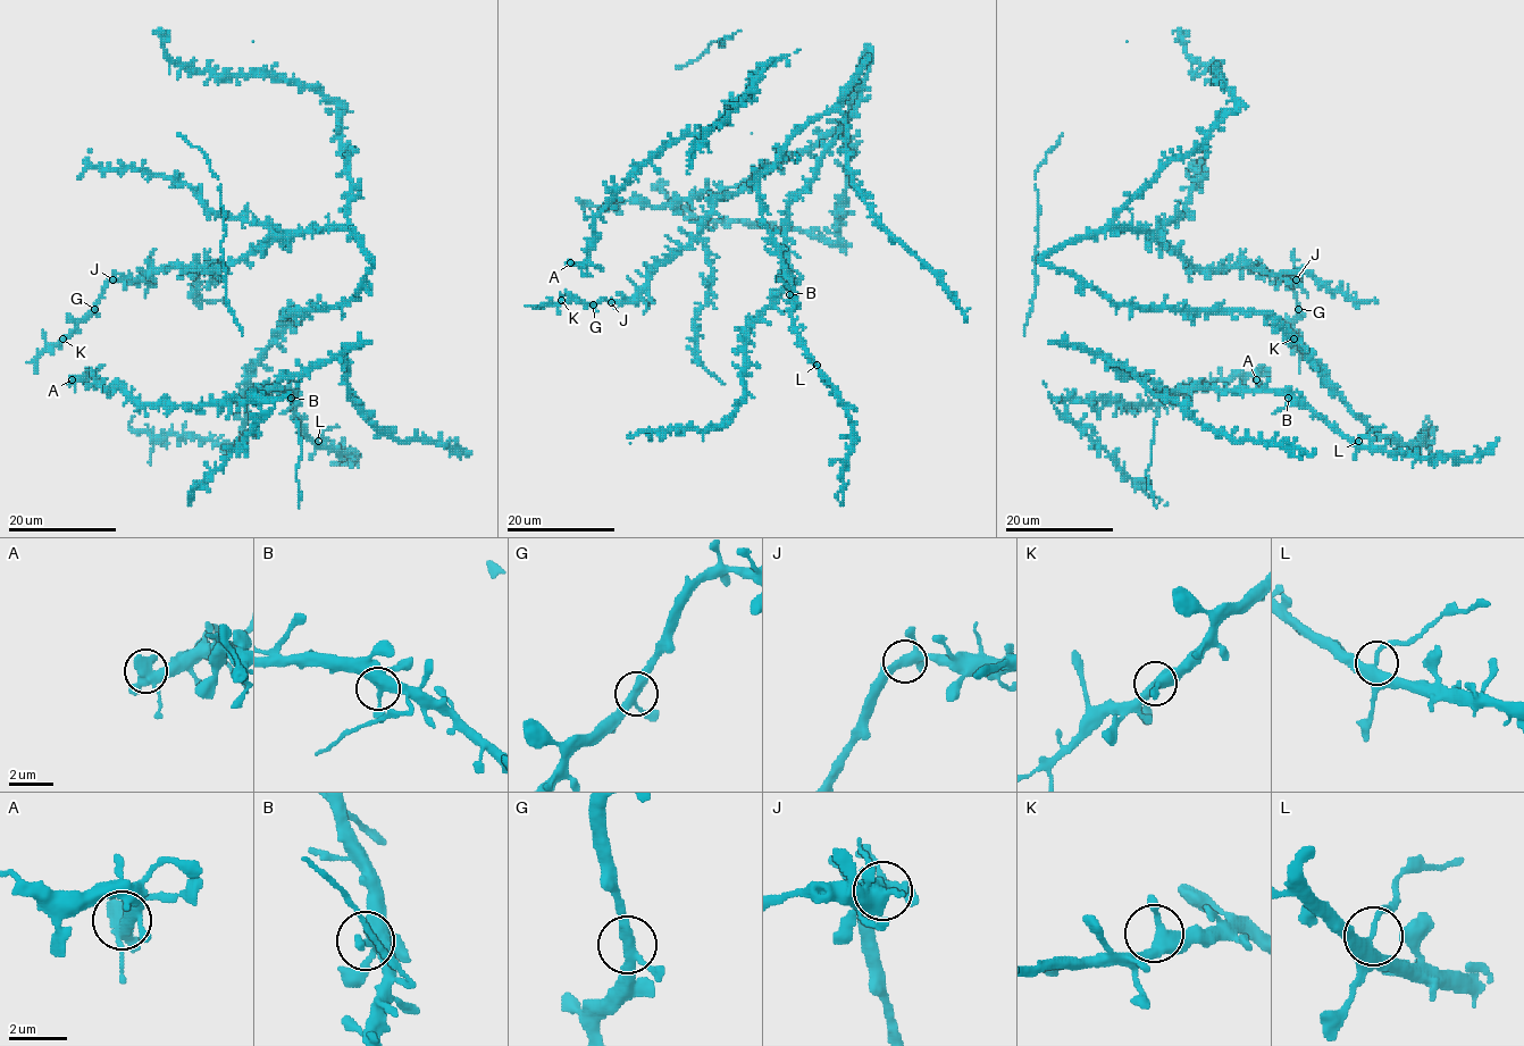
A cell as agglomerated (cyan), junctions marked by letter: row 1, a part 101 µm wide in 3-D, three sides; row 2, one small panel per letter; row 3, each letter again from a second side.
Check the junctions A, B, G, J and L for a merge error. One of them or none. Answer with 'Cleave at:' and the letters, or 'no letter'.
Cleave at: no letter

